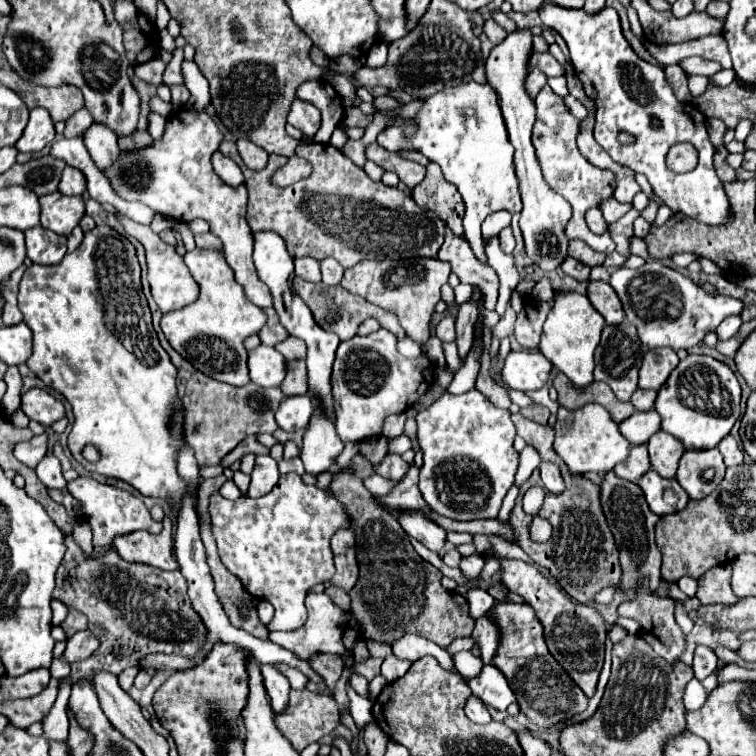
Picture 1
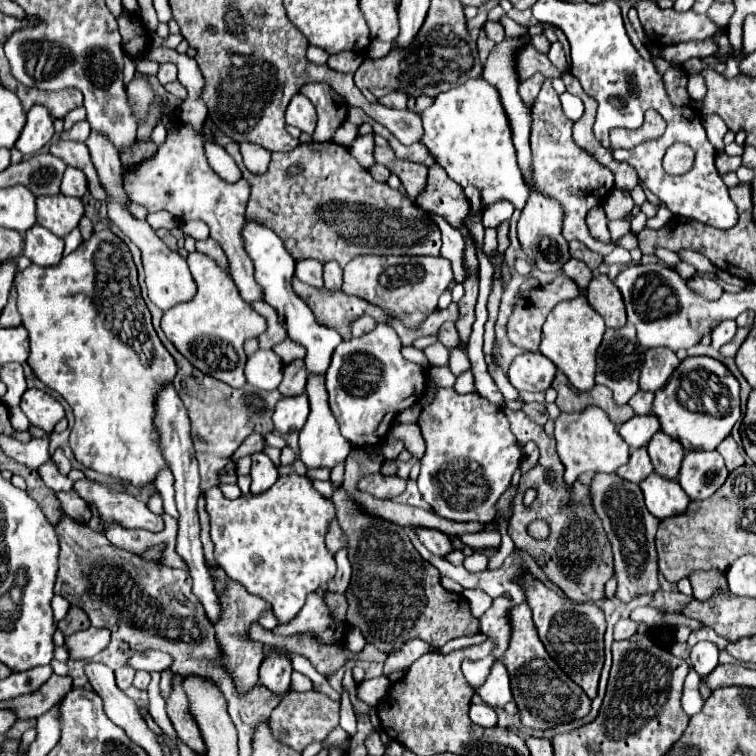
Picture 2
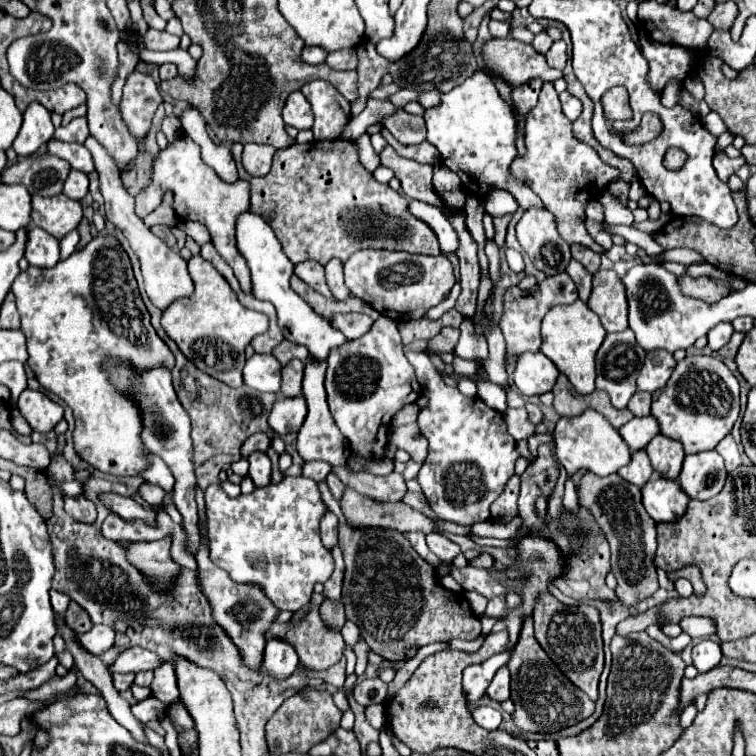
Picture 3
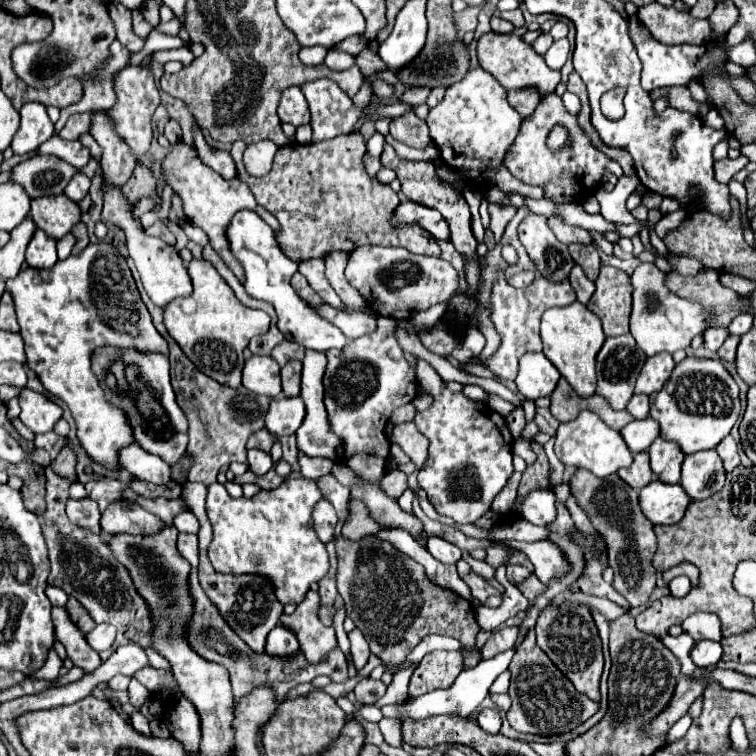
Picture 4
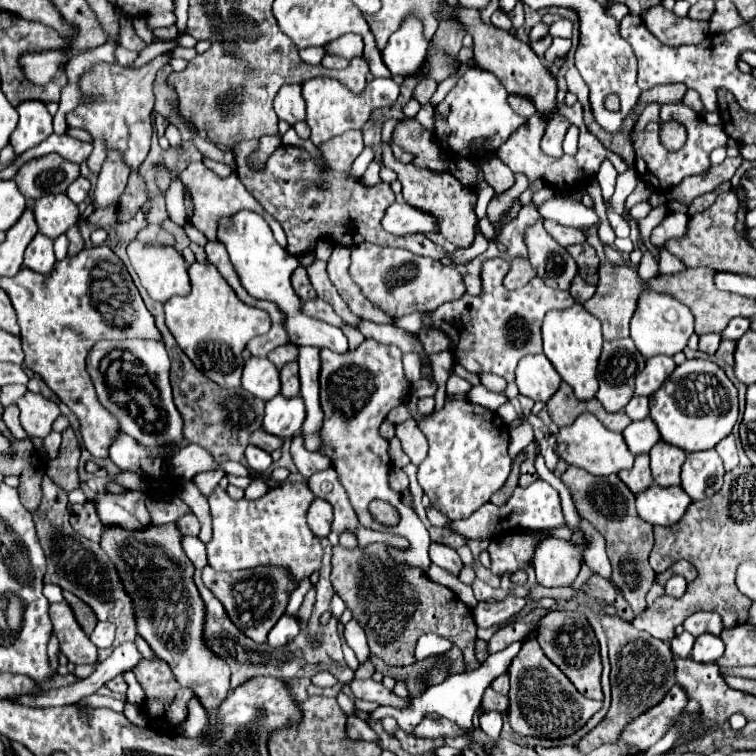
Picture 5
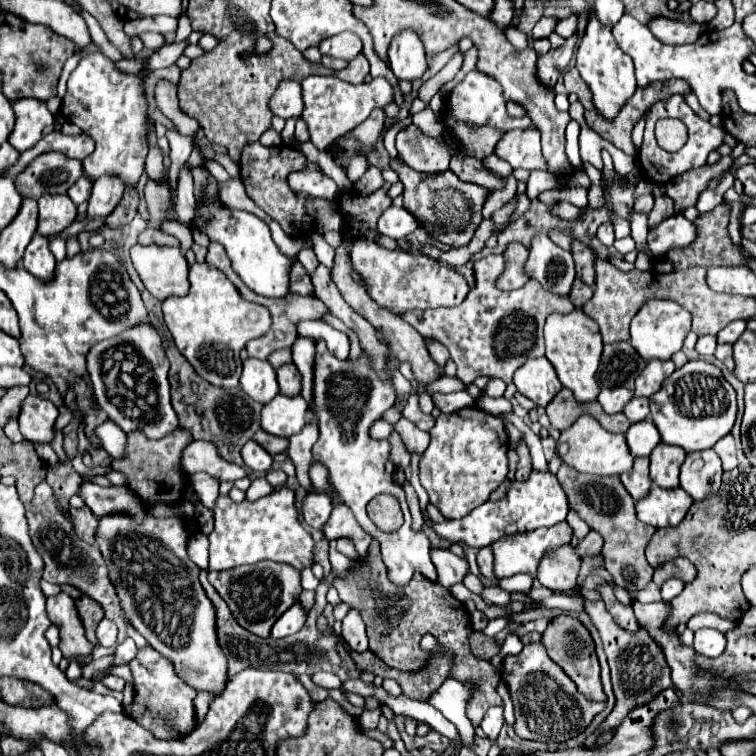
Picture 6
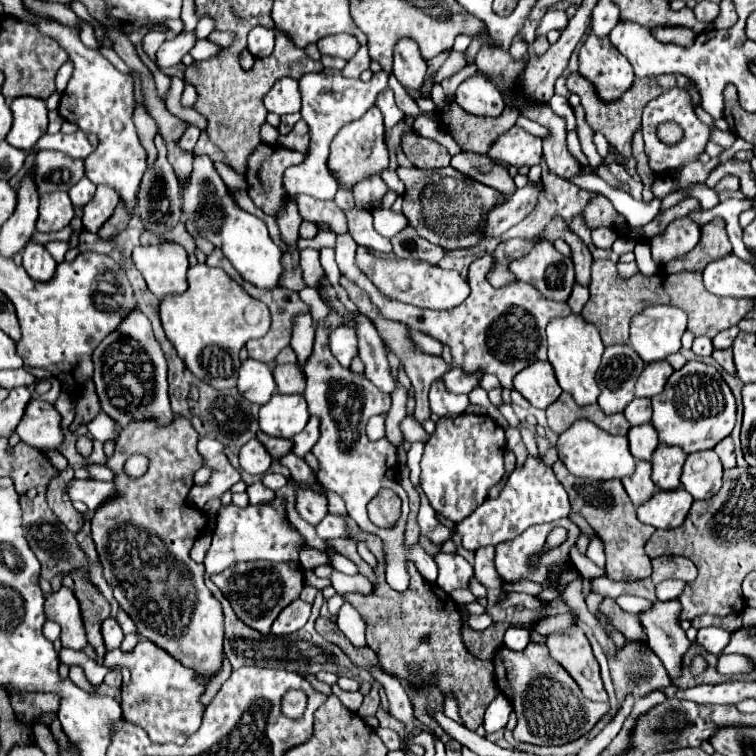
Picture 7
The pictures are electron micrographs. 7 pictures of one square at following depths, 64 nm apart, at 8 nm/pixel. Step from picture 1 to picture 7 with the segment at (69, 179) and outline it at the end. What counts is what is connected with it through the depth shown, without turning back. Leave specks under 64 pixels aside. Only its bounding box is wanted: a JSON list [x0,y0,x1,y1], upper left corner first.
[70,178,94,206]

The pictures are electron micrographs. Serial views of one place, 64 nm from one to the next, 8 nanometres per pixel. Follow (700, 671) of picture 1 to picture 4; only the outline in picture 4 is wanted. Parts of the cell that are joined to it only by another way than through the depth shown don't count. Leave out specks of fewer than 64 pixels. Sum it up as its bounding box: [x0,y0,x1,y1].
[690,640,722,668]

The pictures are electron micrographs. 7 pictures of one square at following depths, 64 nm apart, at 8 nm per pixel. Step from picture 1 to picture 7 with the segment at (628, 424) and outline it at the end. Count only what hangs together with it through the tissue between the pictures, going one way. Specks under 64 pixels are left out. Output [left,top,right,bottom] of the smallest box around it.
[628,422,658,460]

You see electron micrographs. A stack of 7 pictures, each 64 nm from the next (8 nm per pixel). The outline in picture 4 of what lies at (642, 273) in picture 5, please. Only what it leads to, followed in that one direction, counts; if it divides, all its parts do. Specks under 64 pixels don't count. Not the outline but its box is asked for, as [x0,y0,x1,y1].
[630,262,714,356]

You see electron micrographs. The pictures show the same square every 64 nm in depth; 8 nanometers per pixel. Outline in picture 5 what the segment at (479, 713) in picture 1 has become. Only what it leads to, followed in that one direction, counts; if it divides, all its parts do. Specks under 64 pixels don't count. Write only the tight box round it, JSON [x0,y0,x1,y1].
[480,710,502,738]

